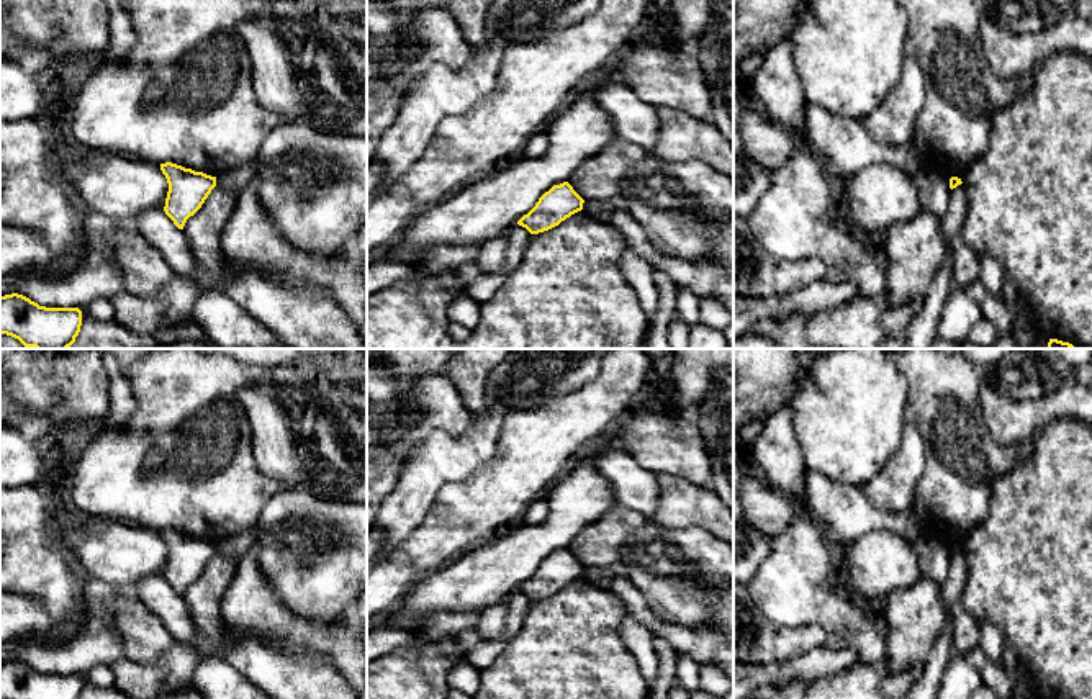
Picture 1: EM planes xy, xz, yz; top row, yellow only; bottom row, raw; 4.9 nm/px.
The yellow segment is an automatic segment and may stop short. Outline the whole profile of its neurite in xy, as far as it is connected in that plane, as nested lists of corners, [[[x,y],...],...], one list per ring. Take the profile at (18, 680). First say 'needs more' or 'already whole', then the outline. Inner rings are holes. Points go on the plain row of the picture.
already whole; [[[18,660],[0,663],[0,699],[80,699],[80,692],[79,674],[46,674]]]

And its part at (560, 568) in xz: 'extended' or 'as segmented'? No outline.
as segmented

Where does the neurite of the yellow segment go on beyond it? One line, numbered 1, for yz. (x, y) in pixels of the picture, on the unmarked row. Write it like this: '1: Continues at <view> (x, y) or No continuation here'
1: No continuation here

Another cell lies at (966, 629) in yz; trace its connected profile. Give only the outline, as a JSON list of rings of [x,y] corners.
[[[961,550],[951,557],[946,579],[940,584],[946,617],[951,619],[956,655],[961,656],[979,647],[981,640],[979,620],[972,614],[969,614],[963,606],[966,583],[968,560]]]

